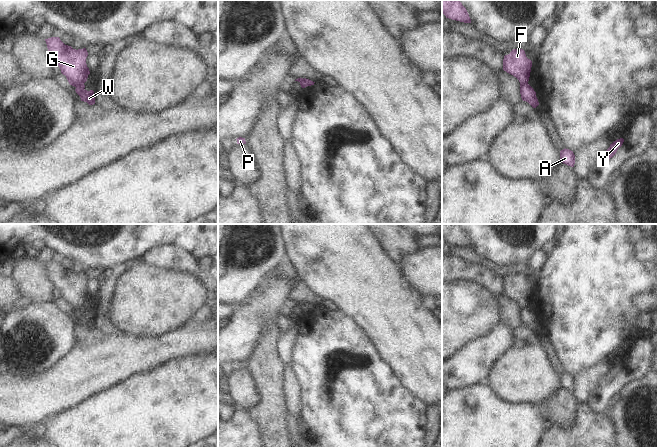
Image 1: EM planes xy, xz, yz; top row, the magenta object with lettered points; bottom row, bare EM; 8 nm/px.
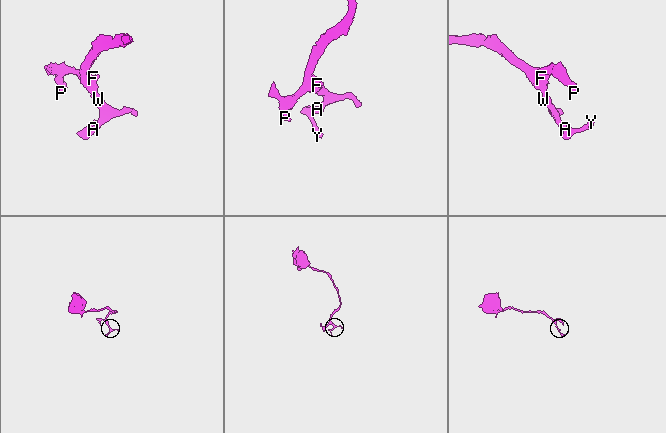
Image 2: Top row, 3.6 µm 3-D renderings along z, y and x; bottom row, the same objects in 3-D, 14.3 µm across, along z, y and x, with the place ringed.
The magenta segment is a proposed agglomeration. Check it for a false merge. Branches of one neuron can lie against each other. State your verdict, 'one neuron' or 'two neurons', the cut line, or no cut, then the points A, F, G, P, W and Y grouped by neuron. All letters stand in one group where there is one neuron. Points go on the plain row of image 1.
two neurons; cut in xy along (83, 307), (76, 311); A W Y / F G P

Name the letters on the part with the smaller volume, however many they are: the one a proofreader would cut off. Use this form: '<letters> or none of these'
A, W, Y

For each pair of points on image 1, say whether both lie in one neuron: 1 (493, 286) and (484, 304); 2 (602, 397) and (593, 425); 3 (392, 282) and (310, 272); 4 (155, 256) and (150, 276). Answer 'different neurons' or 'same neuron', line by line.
1: different neurons
2: different neurons
3: same neuron
4: different neurons

